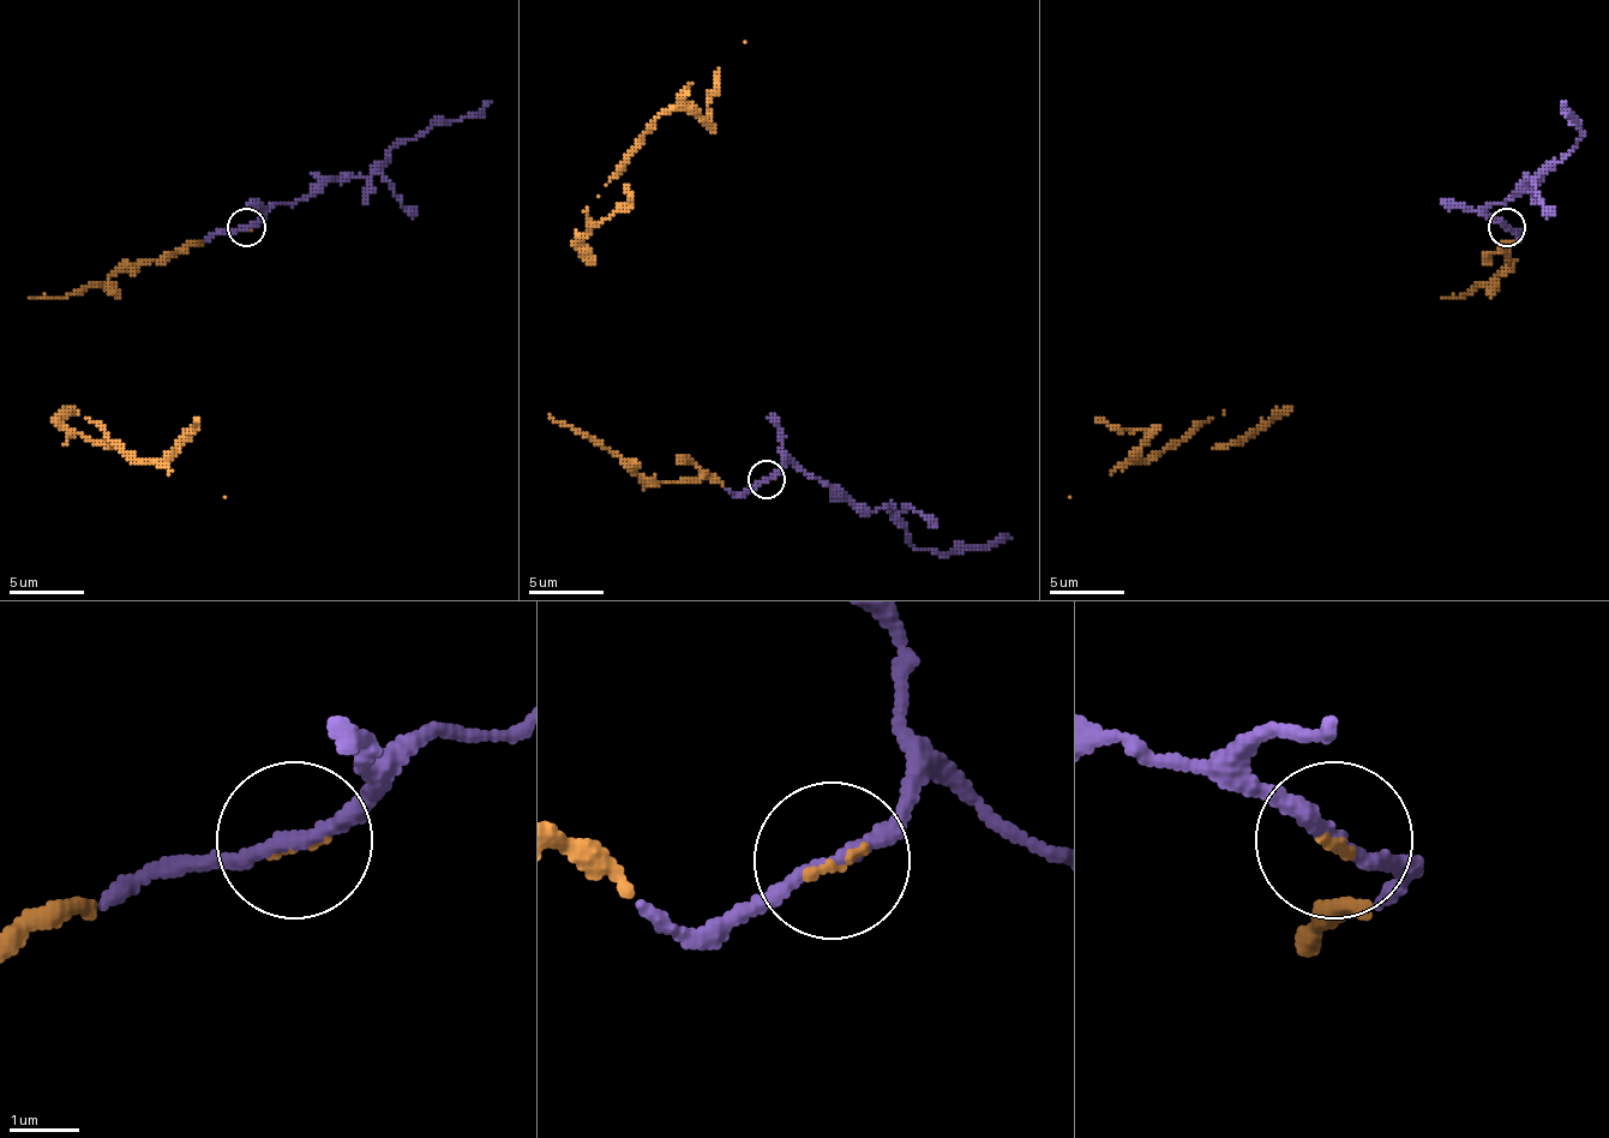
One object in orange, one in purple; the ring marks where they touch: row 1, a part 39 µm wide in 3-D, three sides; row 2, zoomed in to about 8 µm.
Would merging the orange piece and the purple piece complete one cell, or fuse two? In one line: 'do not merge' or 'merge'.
merge

